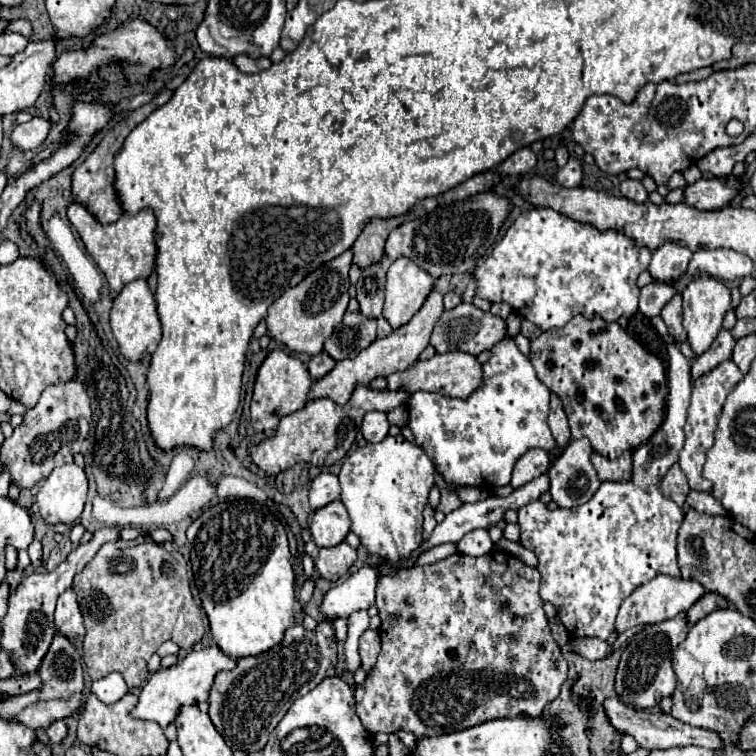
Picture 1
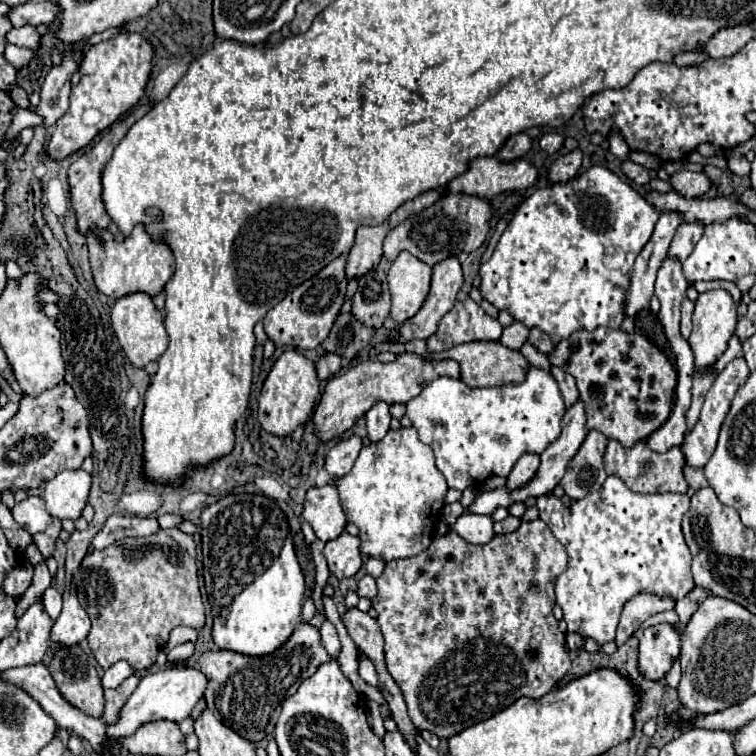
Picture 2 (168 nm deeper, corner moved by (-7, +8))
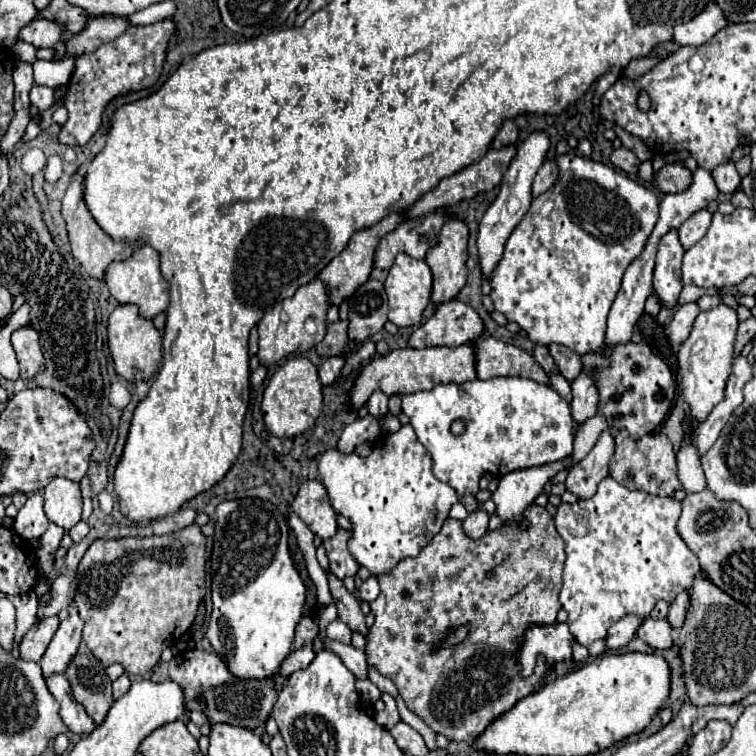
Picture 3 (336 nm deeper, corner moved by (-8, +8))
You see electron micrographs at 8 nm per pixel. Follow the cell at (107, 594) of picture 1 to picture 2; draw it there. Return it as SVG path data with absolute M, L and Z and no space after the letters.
M161 529L155 535L139 539L119 539L107 549L85 555L85 559L73 575L73 583L77 587L79 603L91 619L91 631L87 635L91 653L103 669L109 669L119 659L127 661L135 671L147 669L155 663L157 651L165 647L173 627L189 625L201 629L205 625L205 607L199 593L195 557L197 553L193 537L183 535L177 529Z

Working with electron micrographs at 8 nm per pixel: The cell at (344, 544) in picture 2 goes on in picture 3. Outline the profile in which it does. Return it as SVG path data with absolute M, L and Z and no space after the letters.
M338 529L334 537L324 541L324 549L326 549L326 555L330 559L330 569L338 579L344 579L348 575L356 575L360 569L360 565L356 563L356 559L348 551L350 537L352 537L350 531Z

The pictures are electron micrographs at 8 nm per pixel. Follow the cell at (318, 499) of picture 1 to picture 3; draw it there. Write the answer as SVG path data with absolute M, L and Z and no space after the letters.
M366 415L362 419L356 419L354 423L350 423L338 441L338 451L344 455L354 453L354 449L358 445L362 445L364 441L372 441L376 439L376 435L380 435L380 421L376 421L372 415Z

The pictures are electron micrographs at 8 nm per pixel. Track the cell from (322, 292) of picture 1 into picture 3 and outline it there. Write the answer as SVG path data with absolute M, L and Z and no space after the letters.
M312 279L310 283L302 285L290 299L284 299L282 303L278 303L258 323L258 333L260 333L258 357L260 357L260 361L266 367L270 367L292 353L304 353L304 351L316 347L316 343L320 343L322 337L326 335L328 307L330 307L328 289L320 279Z

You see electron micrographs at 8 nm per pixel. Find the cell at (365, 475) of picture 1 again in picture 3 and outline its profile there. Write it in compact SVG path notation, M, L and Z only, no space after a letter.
M402 425L396 433L380 437L366 457L344 455L336 449L326 451L318 471L330 505L352 523L350 553L372 575L388 573L400 559L418 557L440 531L450 507L460 501L448 483L432 475L432 459L416 439L412 425Z

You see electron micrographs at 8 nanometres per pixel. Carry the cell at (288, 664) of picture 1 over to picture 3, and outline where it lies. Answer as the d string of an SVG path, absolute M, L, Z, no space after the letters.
M310 643L310 645L304 645L300 649L294 649L284 659L278 673L268 677L268 679L236 679L228 671L226 663L216 653L188 649L180 655L176 655L168 663L158 663L158 669L154 669L150 679L164 681L168 677L168 679L174 679L176 683L180 683L184 687L184 693L186 693L186 709L192 711L192 709L198 709L198 705L200 705L212 723L228 723L228 725L236 725L236 727L244 727L244 729L254 731L256 727L266 725L266 721L272 715L272 709L276 705L276 699L282 691L276 687L276 677L280 677L280 675L290 677L294 671L308 667L314 657L316 657L316 651Z

